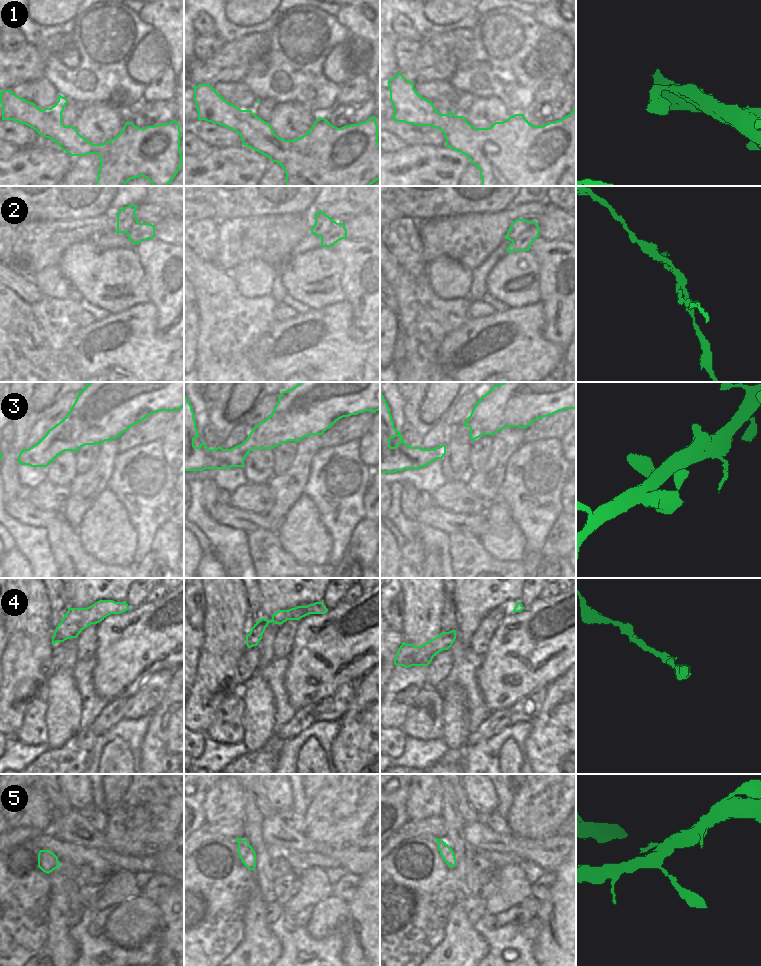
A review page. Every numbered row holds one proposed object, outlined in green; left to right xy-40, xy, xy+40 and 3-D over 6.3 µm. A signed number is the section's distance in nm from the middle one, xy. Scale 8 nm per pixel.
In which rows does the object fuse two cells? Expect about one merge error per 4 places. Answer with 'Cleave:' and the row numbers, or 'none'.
Cleave: 2

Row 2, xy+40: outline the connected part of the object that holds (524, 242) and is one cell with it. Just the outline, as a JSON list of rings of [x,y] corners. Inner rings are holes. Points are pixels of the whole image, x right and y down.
[[[537,223],[531,225],[516,241],[507,248],[507,253],[514,251],[529,251],[531,244],[539,237],[539,226]]]

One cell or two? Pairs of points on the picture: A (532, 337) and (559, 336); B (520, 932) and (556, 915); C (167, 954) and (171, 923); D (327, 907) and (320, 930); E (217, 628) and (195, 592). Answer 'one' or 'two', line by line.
A: two
B: two
C: one
D: one
E: two

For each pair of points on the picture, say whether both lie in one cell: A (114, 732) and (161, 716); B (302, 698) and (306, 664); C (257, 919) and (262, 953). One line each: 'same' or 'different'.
A: different
B: same
C: same

